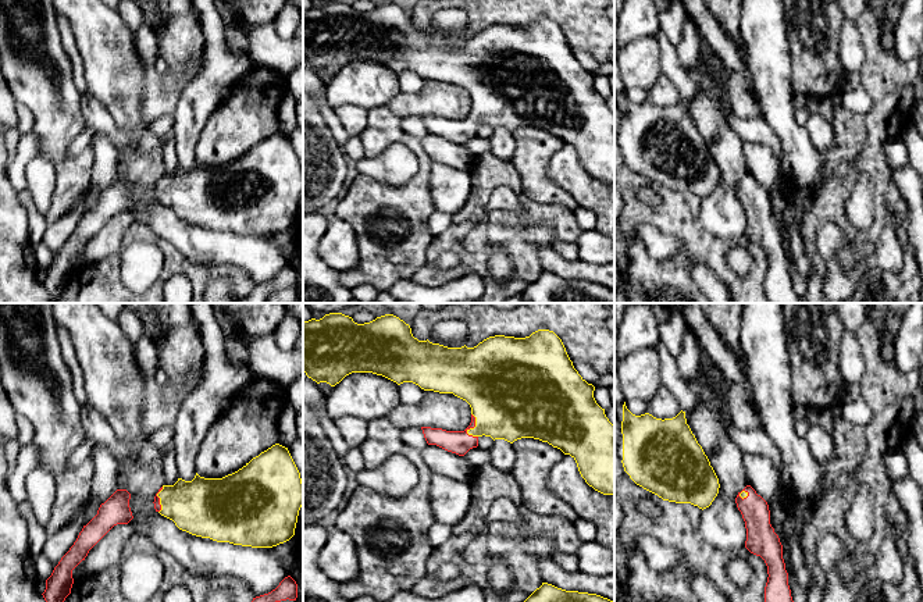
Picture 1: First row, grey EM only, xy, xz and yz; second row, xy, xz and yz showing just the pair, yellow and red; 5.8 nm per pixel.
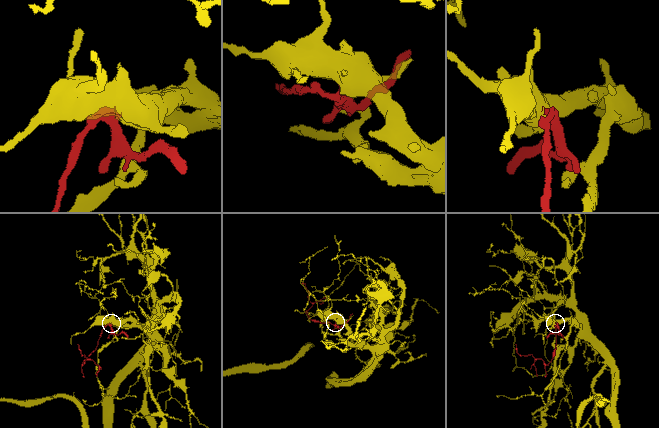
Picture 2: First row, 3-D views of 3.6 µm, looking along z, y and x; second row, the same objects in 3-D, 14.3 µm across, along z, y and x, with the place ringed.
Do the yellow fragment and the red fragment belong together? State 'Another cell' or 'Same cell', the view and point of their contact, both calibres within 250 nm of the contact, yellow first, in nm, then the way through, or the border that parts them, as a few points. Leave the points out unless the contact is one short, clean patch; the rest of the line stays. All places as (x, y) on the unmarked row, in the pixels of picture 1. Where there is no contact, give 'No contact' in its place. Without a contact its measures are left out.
Same cell. Touches yellow at xz (471, 117). Thickness 400 nm (yellow) against 140 nm. Path across: xz (508, 93), (471, 117), (459, 131)

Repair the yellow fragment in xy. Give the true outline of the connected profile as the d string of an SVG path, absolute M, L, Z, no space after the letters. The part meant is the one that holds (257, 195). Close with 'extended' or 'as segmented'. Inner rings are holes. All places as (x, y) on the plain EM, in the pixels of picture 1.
M275 132L222 167L204 167L196 161L192 170L178 167L174 174L163 174L153 192L156 200L192 224L242 235L272 236L295 224L303 195L303 171L288 136Z | extended

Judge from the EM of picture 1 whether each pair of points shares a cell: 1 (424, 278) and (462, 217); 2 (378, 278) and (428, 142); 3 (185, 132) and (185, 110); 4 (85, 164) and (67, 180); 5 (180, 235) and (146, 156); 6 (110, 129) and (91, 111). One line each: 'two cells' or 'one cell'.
1: one cell
2: two cells
3: one cell
4: one cell
5: one cell
6: one cell

